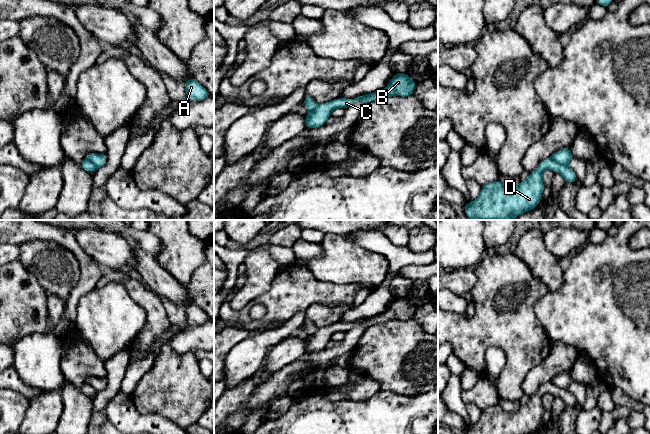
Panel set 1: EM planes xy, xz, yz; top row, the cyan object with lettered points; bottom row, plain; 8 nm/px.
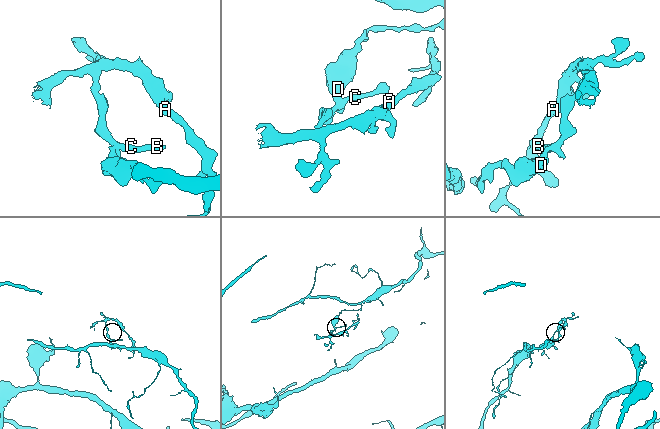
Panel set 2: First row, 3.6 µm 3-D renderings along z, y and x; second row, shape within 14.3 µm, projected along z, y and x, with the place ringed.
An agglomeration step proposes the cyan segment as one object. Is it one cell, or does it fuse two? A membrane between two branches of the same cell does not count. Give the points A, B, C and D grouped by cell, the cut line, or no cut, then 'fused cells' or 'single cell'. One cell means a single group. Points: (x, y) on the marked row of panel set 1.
A B C / D | yz (550, 157), (561, 164), (567, 165) | fused cells

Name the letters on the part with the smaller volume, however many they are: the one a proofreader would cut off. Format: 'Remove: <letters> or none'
Remove: A, B, C

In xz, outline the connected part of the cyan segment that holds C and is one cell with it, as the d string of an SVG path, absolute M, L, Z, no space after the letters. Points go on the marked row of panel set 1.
M397 73L390 80L387 87L381 91L371 94L364 94L352 99L338 98L326 104L319 104L313 113L306 116L306 128L317 128L326 124L326 120L331 116L331 112L336 108L348 108L357 101L366 104L376 100L388 98L390 96L407 97L413 95L416 82L411 80L408 74Z

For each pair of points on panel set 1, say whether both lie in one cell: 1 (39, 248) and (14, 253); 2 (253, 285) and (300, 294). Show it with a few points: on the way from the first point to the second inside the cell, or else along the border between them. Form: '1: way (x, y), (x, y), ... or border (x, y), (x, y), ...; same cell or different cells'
1: border (18, 246), (19, 259); different cells
2: border (277, 271), (271, 286), (249, 301); different cells

